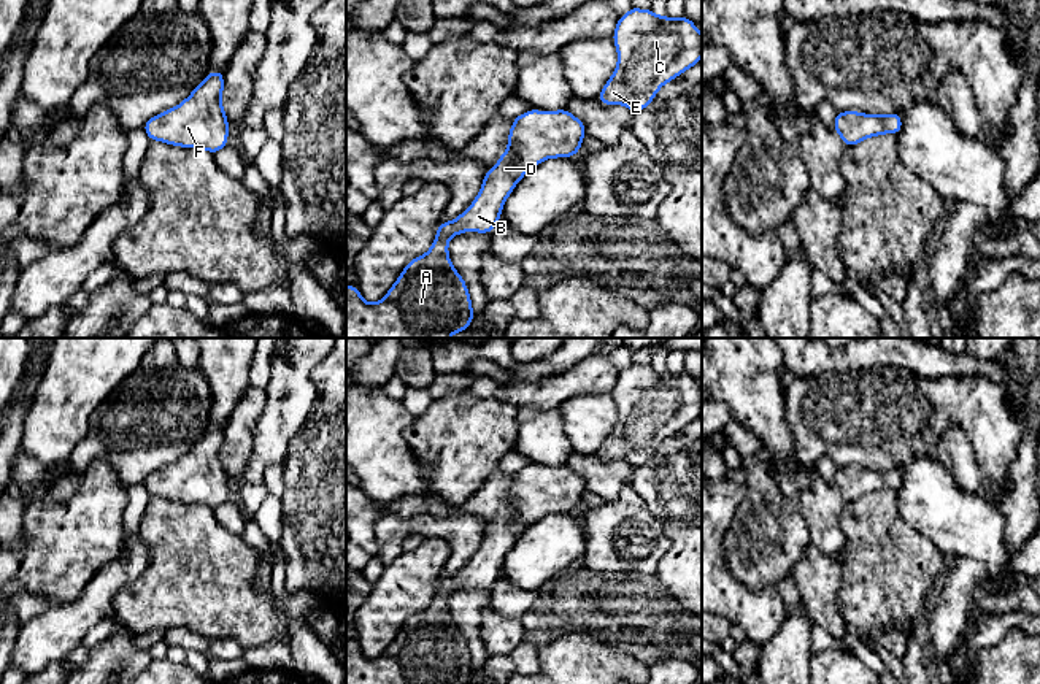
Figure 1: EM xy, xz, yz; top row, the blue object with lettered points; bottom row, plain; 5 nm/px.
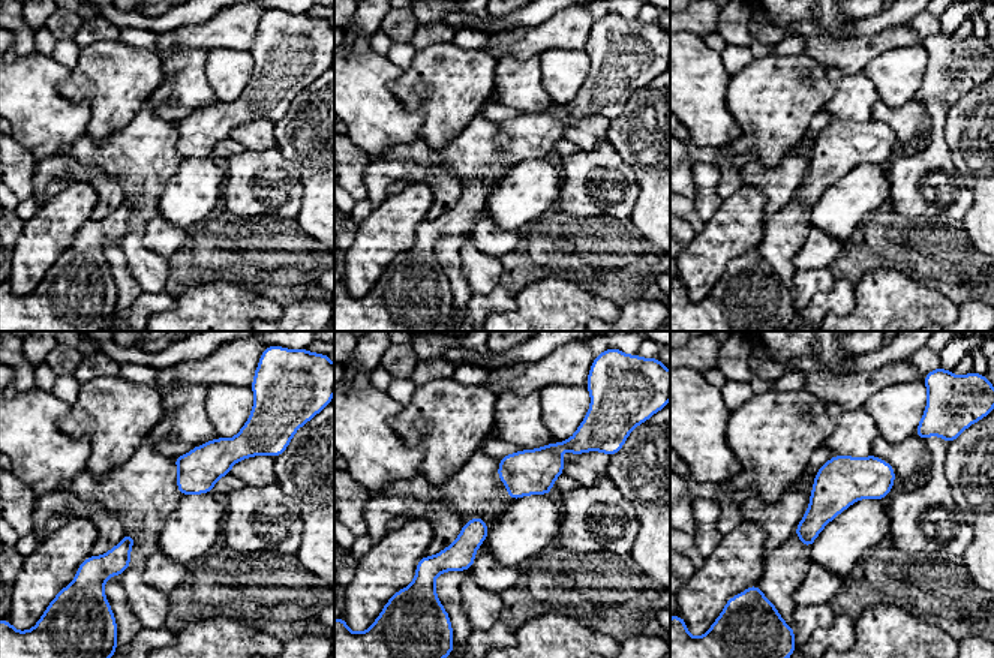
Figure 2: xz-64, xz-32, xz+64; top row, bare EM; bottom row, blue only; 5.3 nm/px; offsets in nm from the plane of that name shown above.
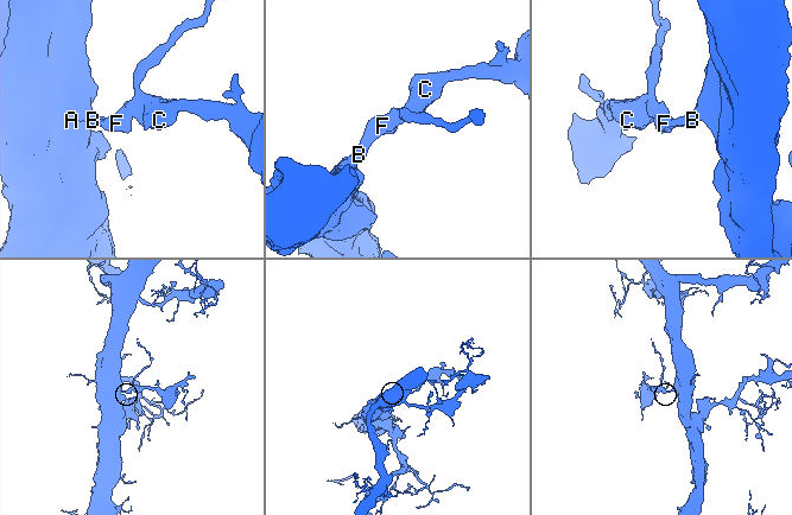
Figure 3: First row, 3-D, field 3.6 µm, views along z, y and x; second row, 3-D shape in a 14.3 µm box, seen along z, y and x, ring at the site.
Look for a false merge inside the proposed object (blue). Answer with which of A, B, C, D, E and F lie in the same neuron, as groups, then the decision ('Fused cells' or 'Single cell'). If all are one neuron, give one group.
Groups: A B C D E F. Single cell

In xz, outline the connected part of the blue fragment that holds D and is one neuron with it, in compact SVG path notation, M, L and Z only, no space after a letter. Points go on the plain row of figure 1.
M565 463L557 467L529 465L513 475L508 503L497 519L484 528L473 559L451 578L437 582L430 605L406 619L397 636L378 659L367 659L357 641L346 641L346 684L468 684L475 668L464 633L454 625L448 598L464 587L489 589L500 576L505 555L524 530L545 514L575 513L581 506L586 482Z

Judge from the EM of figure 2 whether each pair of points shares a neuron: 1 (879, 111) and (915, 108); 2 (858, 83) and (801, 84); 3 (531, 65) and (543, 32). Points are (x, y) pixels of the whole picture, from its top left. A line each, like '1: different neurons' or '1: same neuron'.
1: same neuron
2: different neurons
3: different neurons

